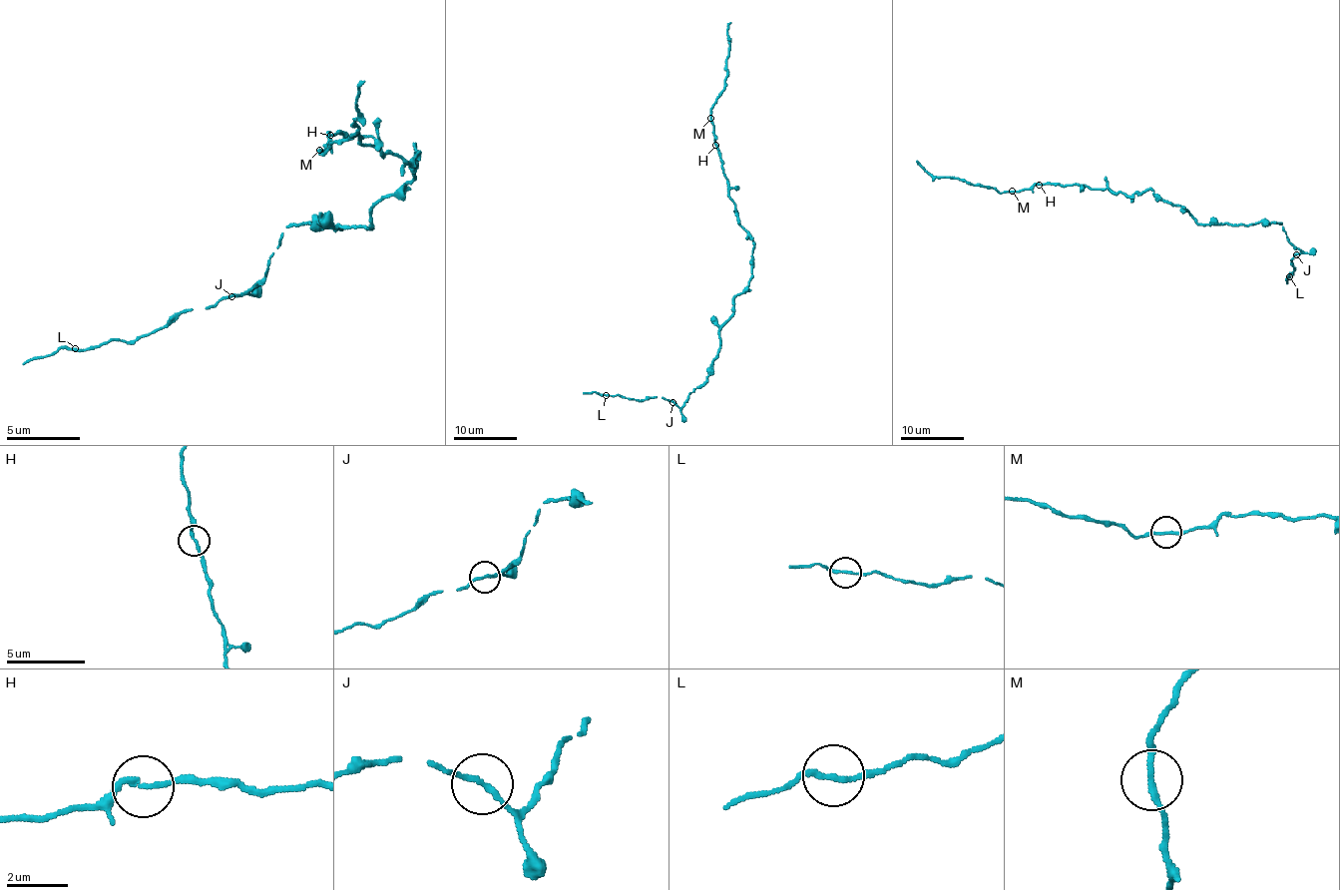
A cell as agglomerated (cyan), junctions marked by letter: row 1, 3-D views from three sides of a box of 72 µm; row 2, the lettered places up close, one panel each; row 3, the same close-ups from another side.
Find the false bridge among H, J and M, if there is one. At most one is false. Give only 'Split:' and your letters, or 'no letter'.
Split: no letter

